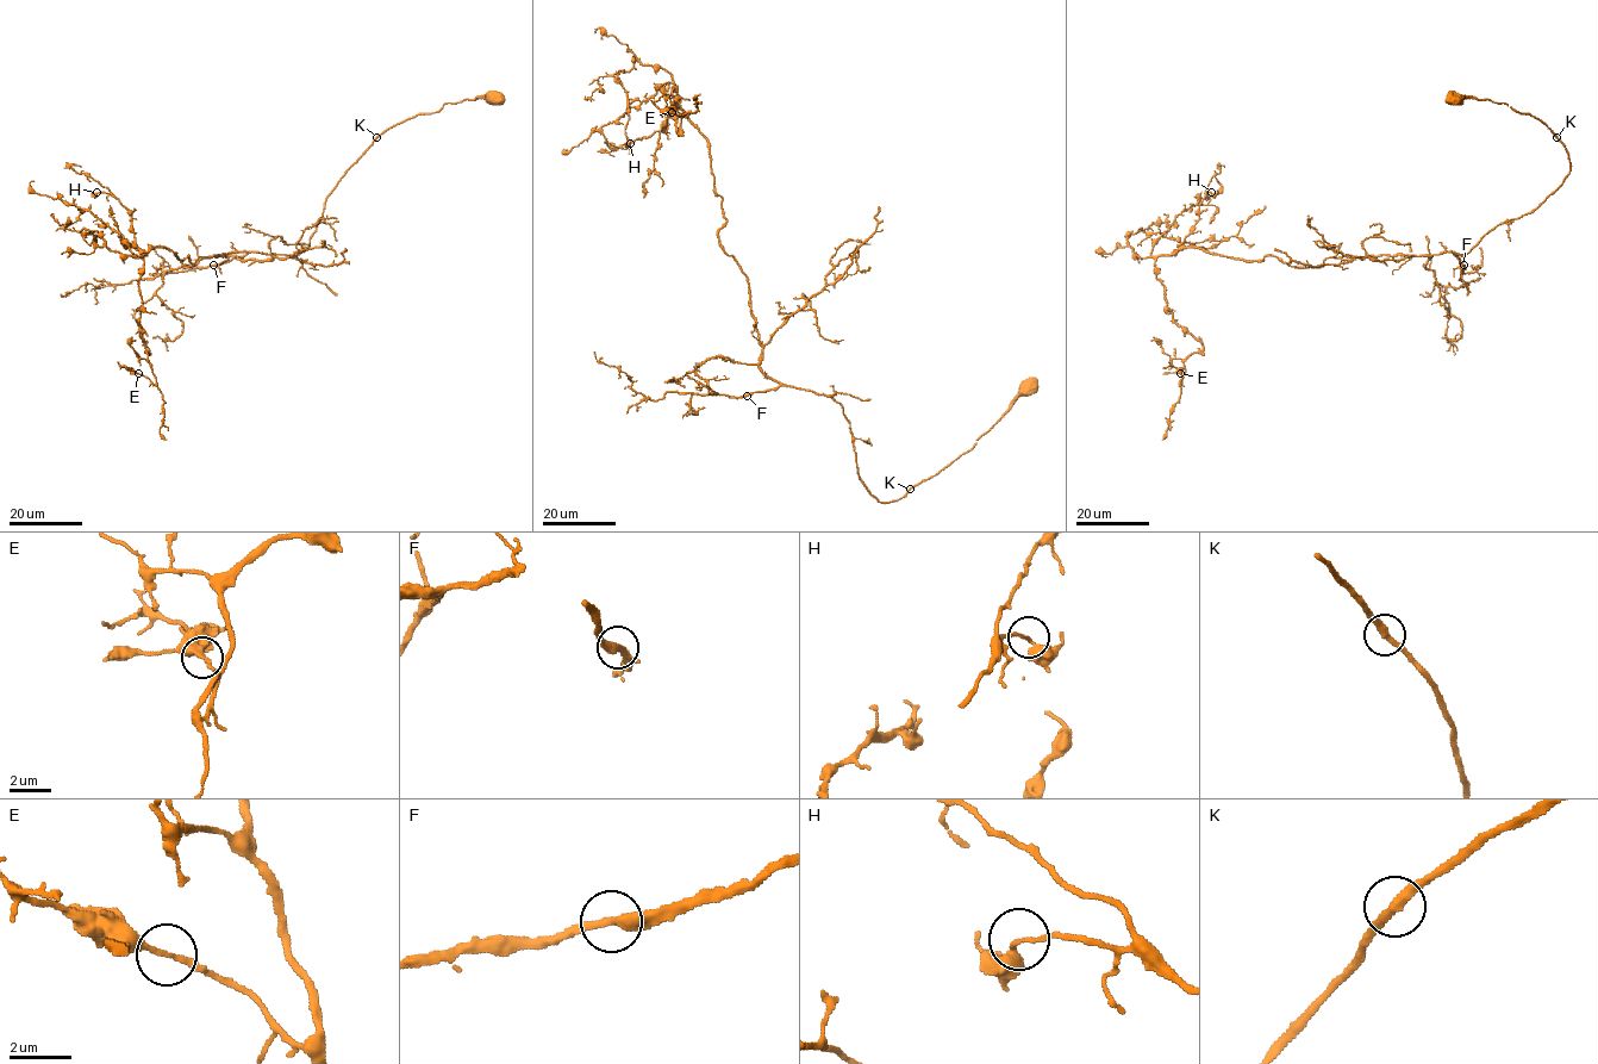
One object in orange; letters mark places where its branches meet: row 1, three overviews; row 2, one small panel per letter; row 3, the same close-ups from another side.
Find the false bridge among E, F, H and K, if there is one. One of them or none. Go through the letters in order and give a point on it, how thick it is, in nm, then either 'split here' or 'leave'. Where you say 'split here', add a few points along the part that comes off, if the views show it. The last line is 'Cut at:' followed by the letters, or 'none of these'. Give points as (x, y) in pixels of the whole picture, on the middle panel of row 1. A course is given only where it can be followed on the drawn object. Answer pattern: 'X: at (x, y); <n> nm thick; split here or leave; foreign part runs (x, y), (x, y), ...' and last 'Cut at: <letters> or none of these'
E: at (672, 112); 200 nm thick; leave
F: at (747, 396); 360 nm thick; leave
H: at (630, 143); 260 nm thick; leave
K: at (910, 489); 300 nm thick; leave
Cut at: none of these

